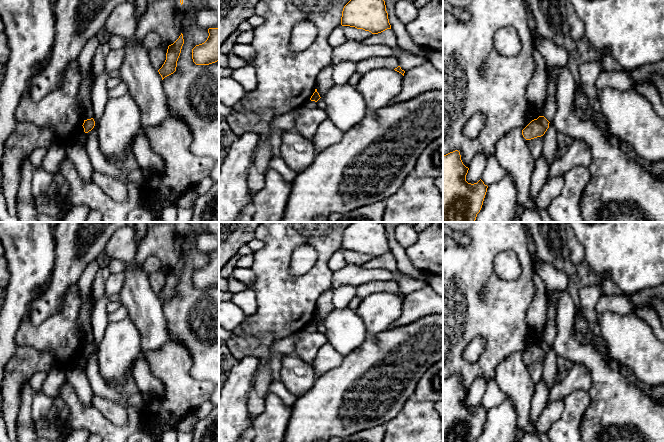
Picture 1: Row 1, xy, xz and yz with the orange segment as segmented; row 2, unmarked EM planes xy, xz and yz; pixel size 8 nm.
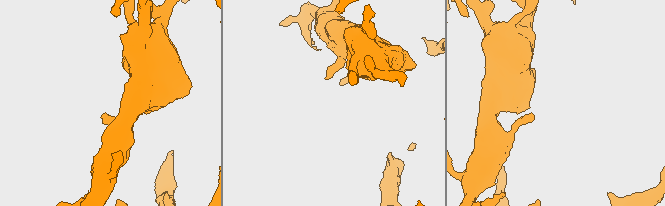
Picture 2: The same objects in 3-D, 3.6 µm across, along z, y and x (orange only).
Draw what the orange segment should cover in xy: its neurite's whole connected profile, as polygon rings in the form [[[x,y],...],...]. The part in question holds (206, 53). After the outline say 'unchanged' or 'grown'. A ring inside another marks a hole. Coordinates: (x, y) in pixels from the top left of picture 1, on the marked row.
[[[209,28],[207,40],[192,49],[196,65],[209,65],[219,61],[219,28]]]; unchanged

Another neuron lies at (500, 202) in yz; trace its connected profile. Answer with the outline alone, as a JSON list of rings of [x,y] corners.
[[[506,174],[488,186],[475,222],[513,222],[518,204],[517,188],[513,178]]]

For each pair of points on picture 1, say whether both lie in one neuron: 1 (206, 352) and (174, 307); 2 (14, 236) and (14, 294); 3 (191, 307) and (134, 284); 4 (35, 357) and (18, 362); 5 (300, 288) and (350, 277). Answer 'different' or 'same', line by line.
1: same
2: same
3: different
4: same
5: different

